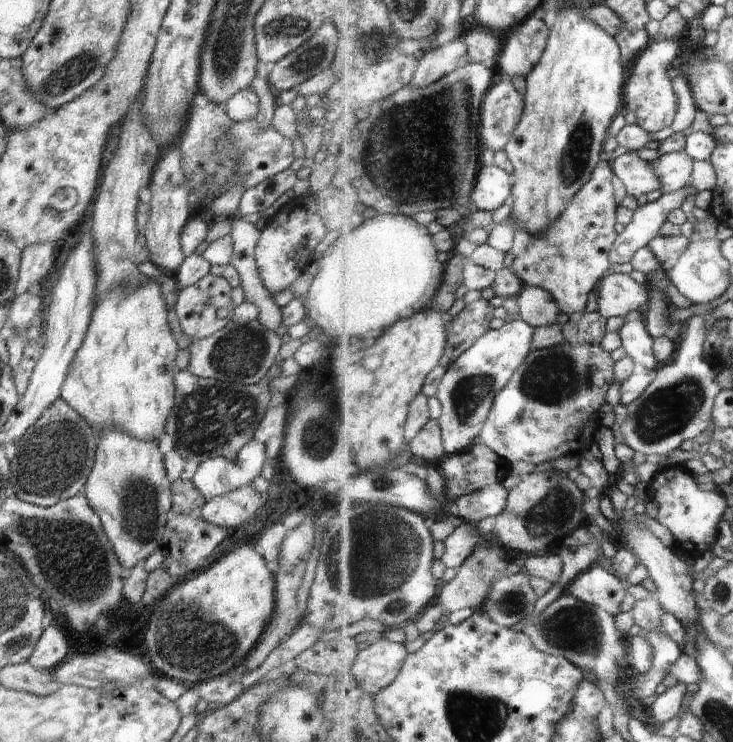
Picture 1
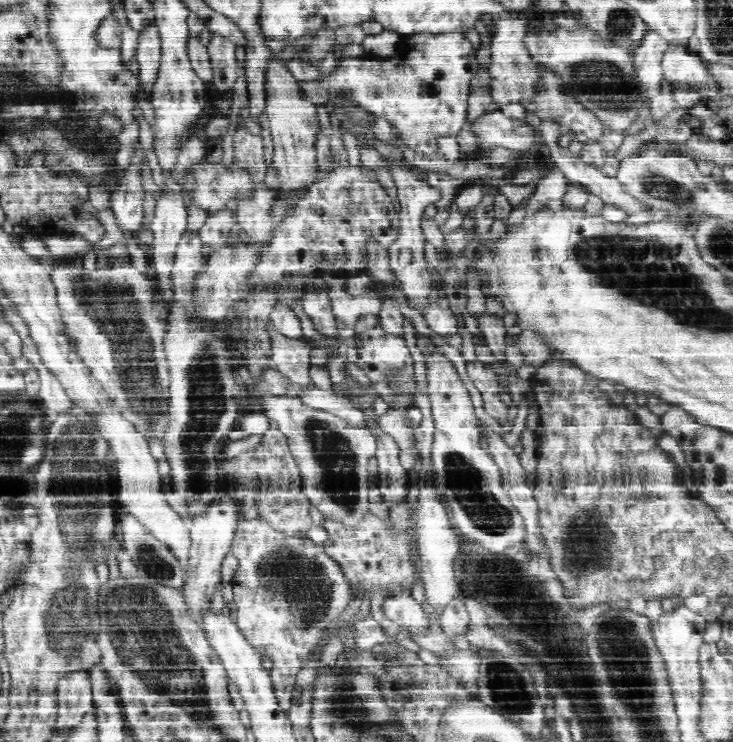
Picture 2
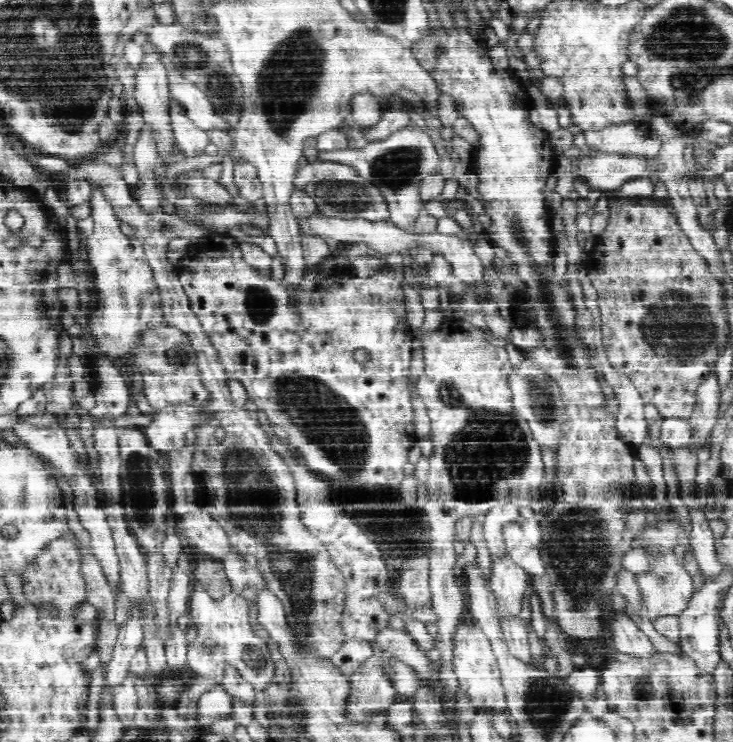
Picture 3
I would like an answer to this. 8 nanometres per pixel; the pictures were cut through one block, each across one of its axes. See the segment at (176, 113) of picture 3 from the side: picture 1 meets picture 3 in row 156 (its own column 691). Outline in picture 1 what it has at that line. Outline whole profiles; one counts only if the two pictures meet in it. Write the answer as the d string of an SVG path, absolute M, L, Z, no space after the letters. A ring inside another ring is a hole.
M689 185L678 192L664 193L658 200L639 207L633 221L614 242L610 256L613 264L631 263L640 248L649 246L656 236L661 236L662 226L669 222L670 214L681 209L690 195L697 200L696 186Z

